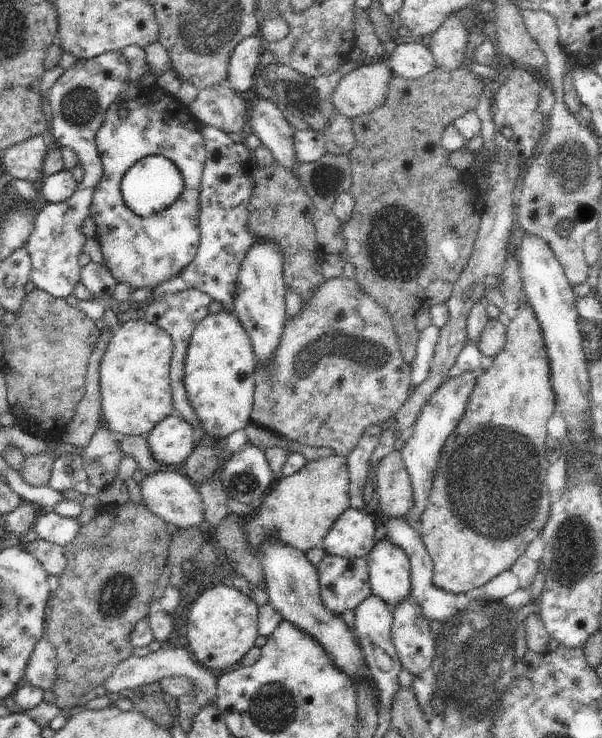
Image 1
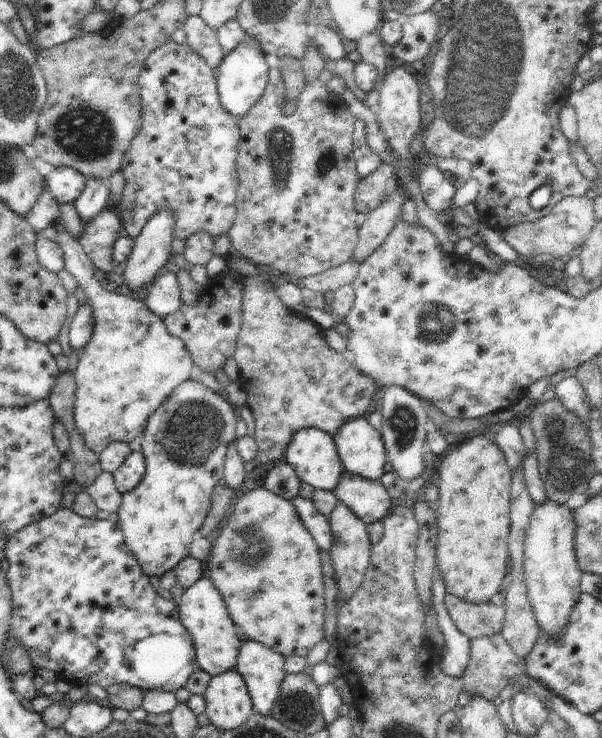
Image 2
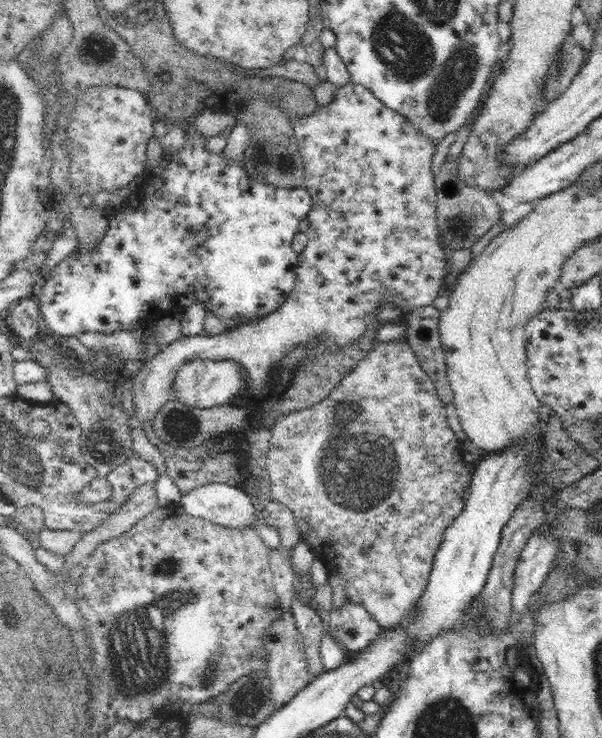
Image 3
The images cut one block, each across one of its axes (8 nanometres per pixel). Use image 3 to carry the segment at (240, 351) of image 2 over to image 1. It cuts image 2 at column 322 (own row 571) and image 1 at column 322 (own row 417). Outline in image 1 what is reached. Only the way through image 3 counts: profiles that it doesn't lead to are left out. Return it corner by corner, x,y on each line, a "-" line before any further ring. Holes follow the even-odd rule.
333,278
333,280
323,280
321,286
317,286
315,296
301,308
299,318
293,318
291,322
285,322
283,334
281,334
281,344
275,350
275,360
271,368
265,370
255,370
255,394
253,394
253,410
251,410
251,424
263,426
273,430
275,434
287,436
289,442
299,442
307,446
325,446
335,452
335,456
345,456
357,446
361,440
363,432
375,424
387,426
387,422
397,414
397,410
405,404
405,400
411,396
409,386
411,386
411,364
403,360
403,354
399,350
399,336
393,330
393,316
389,314
387,306
381,306
373,296
369,296
357,280
347,280
347,278

